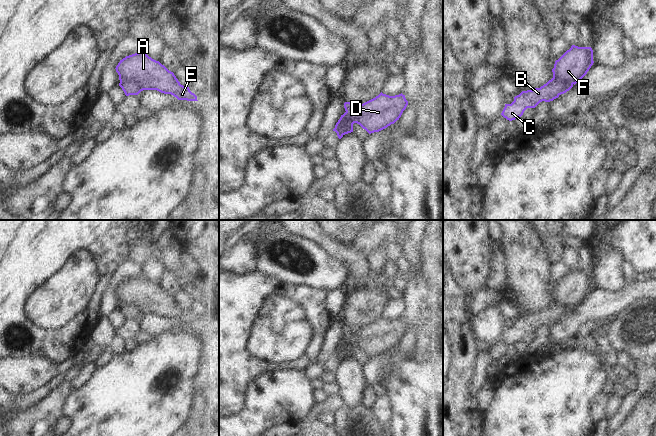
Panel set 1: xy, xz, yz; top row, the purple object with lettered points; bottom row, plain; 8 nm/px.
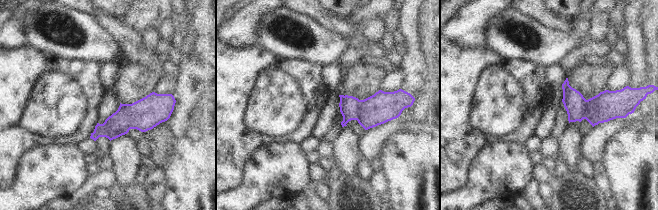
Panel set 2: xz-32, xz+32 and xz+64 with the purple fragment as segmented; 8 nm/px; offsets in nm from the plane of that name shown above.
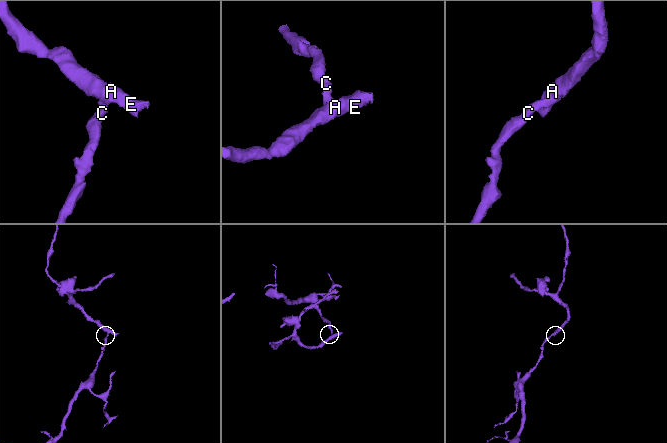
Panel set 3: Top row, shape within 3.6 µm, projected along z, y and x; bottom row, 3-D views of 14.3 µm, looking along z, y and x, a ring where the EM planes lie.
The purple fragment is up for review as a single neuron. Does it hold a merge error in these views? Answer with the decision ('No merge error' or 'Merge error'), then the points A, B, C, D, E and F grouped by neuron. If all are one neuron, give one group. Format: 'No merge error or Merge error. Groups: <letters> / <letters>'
Merge error. Groups: A D E F / B C.

